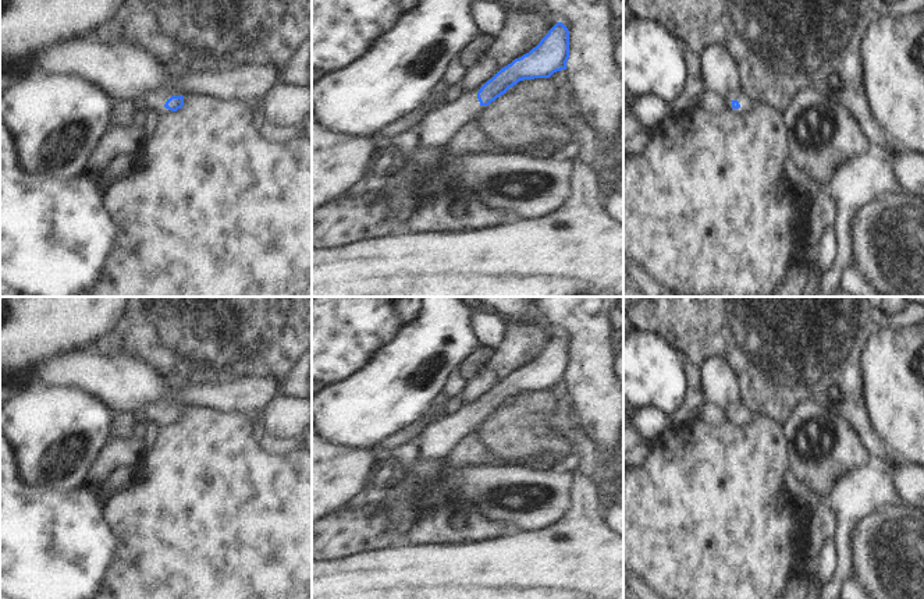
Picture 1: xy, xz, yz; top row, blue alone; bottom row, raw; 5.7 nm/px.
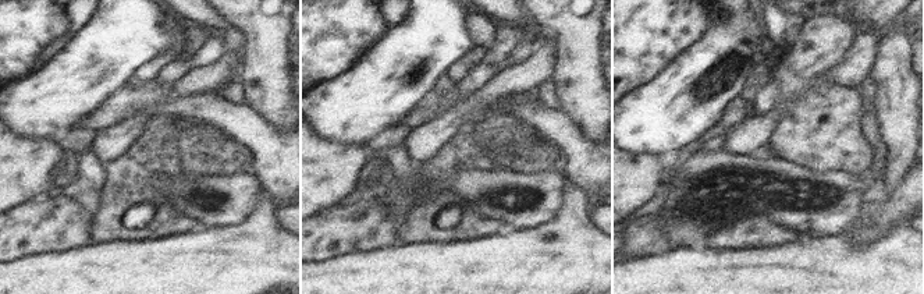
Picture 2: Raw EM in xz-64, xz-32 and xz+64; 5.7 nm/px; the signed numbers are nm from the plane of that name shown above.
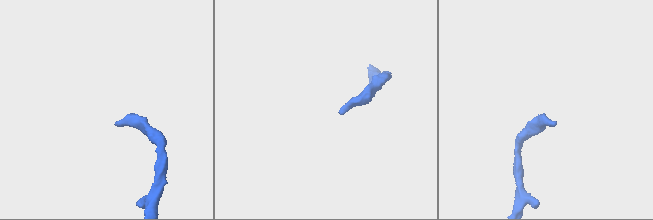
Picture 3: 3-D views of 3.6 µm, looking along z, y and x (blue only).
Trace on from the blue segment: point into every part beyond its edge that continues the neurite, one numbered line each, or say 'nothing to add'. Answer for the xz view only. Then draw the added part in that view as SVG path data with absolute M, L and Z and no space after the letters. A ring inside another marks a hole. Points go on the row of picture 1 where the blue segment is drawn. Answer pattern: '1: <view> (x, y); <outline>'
1: xz (439, 128); M456 96L449 104L427 114L422 123L422 145L441 148L449 143L454 137L480 111L477 98Z

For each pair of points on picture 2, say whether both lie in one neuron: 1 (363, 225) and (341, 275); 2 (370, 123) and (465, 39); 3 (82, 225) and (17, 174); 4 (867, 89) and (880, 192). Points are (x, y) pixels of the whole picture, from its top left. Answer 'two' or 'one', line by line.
1: two
2: one
3: two
4: one

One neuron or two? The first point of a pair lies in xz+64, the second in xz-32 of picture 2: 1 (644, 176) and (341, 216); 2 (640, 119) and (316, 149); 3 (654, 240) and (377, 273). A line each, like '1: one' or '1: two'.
1: two
2: two
3: two

